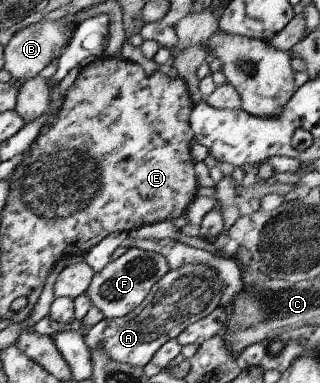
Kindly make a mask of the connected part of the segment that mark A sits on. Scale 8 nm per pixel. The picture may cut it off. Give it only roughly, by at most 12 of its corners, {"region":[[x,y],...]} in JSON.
{"region":[[169,270],[140,307],[86,332],[112,361],[145,367],[219,307],[218,271]]}

